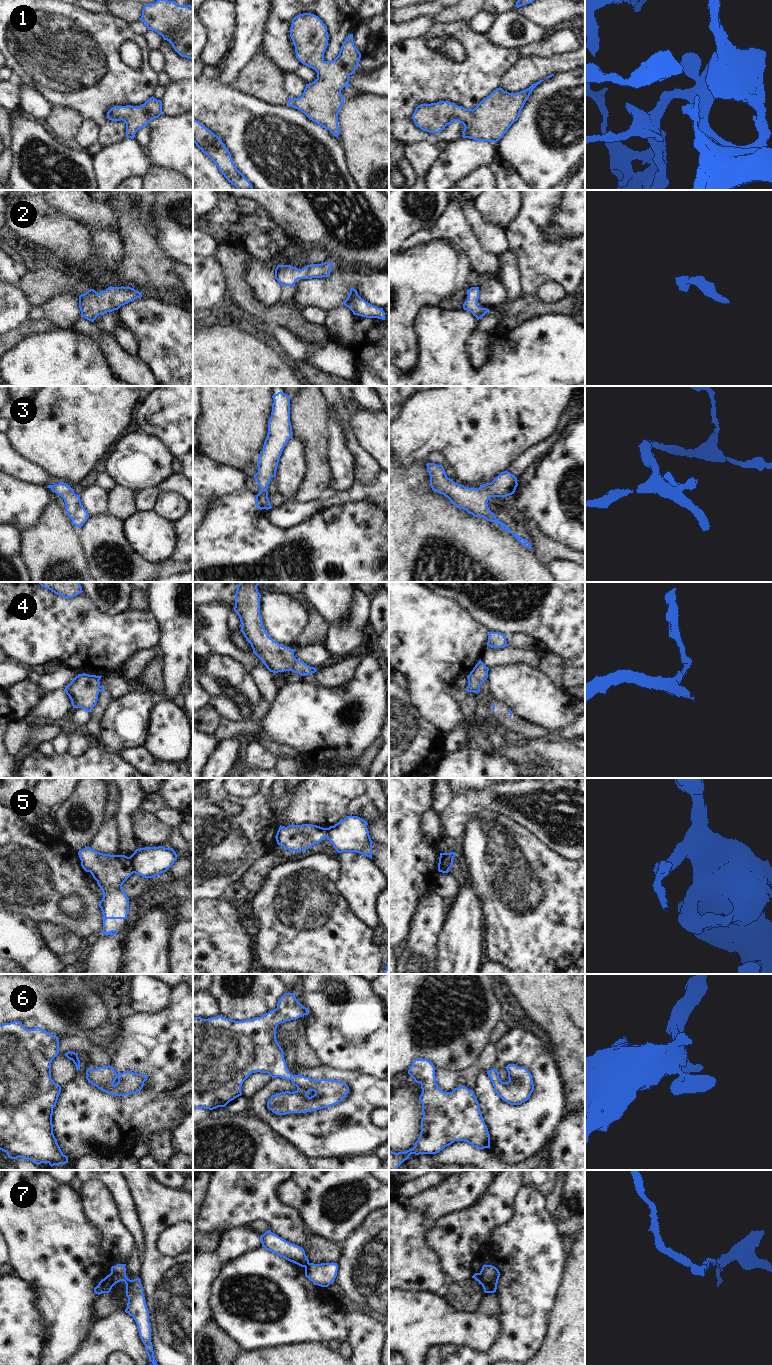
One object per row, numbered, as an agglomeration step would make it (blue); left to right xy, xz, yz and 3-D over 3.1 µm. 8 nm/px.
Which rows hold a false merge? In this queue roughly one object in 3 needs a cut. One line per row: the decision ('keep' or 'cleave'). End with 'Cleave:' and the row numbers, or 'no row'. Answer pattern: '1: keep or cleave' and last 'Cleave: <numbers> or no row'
1: keep
2: keep
3: keep
4: cleave
5: cleave
6: keep
7: cleave
Cleave: 4, 5, 7

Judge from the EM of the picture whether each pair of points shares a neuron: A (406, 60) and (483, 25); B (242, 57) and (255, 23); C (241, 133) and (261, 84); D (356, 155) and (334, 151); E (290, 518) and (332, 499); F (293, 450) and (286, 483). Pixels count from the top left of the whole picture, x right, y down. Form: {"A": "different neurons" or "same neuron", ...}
{"A": "different neurons", "B": "same neuron", "C": "different neurons", "D": "different neurons", "E": "same neuron", "F": "same neuron"}

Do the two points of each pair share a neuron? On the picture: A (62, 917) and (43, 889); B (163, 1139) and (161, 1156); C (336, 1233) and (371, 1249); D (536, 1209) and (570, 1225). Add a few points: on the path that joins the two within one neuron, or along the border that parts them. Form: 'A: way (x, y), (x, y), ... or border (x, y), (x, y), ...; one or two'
A: way (55, 910), (43, 896); one
B: way (161, 1143), (161, 1152); one
C: border (362, 1221), (339, 1245); two
D: border (545, 1197), (545, 1208), (562, 1238); two

